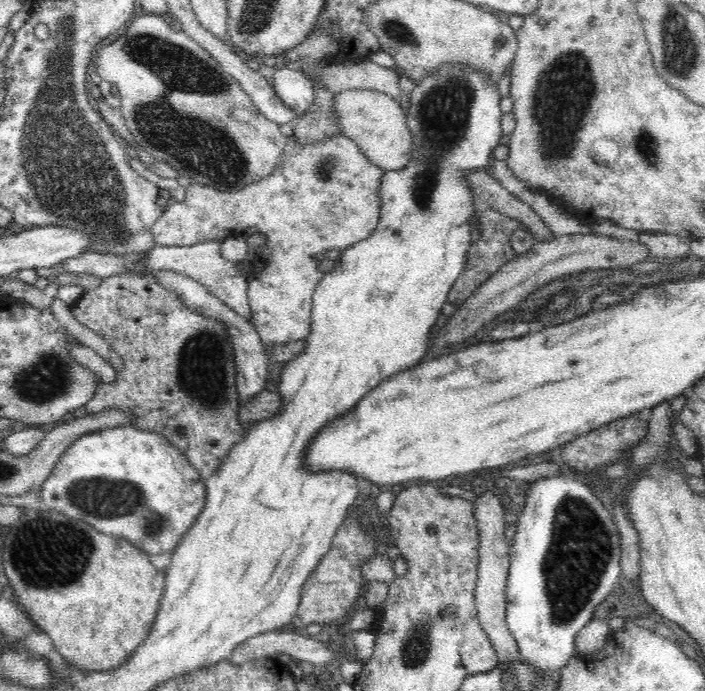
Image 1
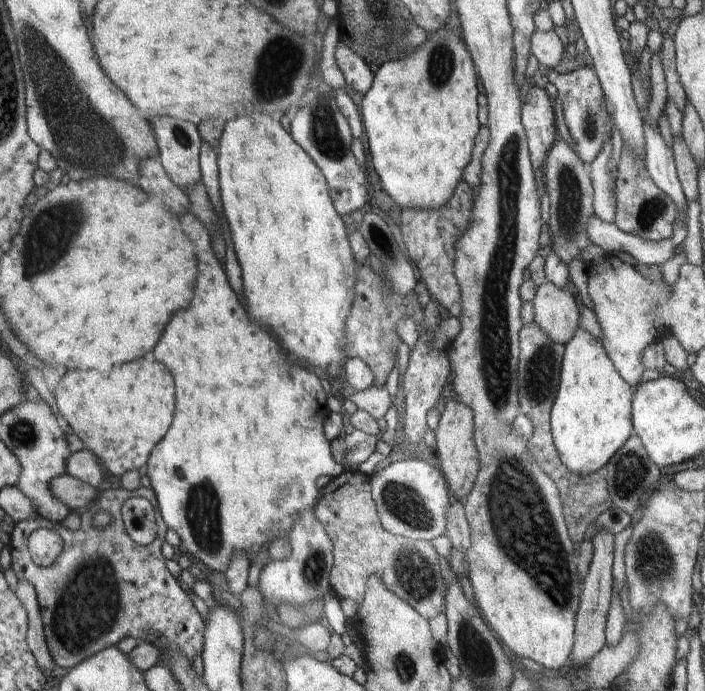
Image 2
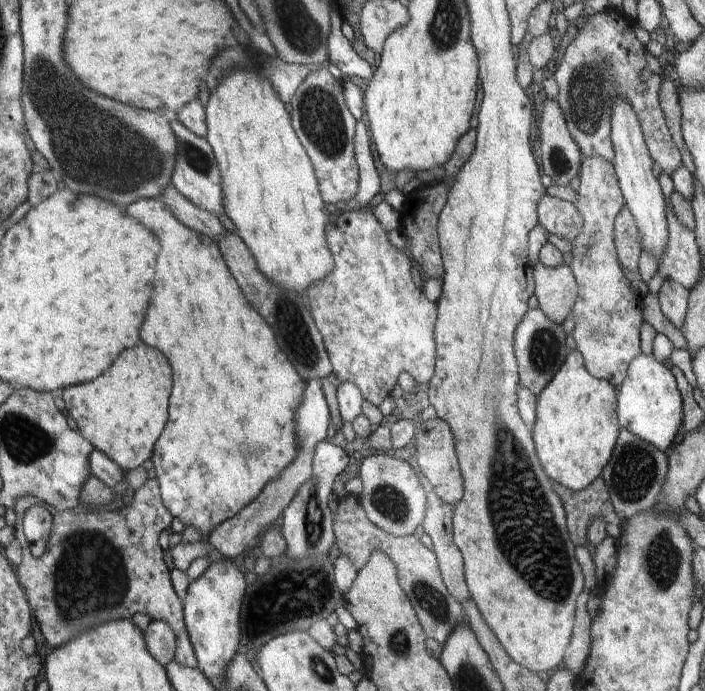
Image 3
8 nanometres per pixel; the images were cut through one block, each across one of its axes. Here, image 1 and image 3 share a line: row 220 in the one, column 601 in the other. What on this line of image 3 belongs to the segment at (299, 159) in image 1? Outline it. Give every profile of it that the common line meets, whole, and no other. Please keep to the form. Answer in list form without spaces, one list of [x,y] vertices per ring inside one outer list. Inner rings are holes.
[[[601,156],[584,157],[579,178],[578,201],[574,204],[582,215],[583,227],[581,233],[572,241],[574,251],[570,252],[567,259],[578,286],[572,312],[576,324],[572,335],[576,342],[575,348],[583,354],[587,371],[596,378],[607,380],[612,386],[620,386],[626,378],[629,364],[641,353],[639,332],[640,326],[645,322],[642,297],[637,295],[620,268],[613,241],[615,218],[625,206],[625,198],[619,187],[613,163]]]

